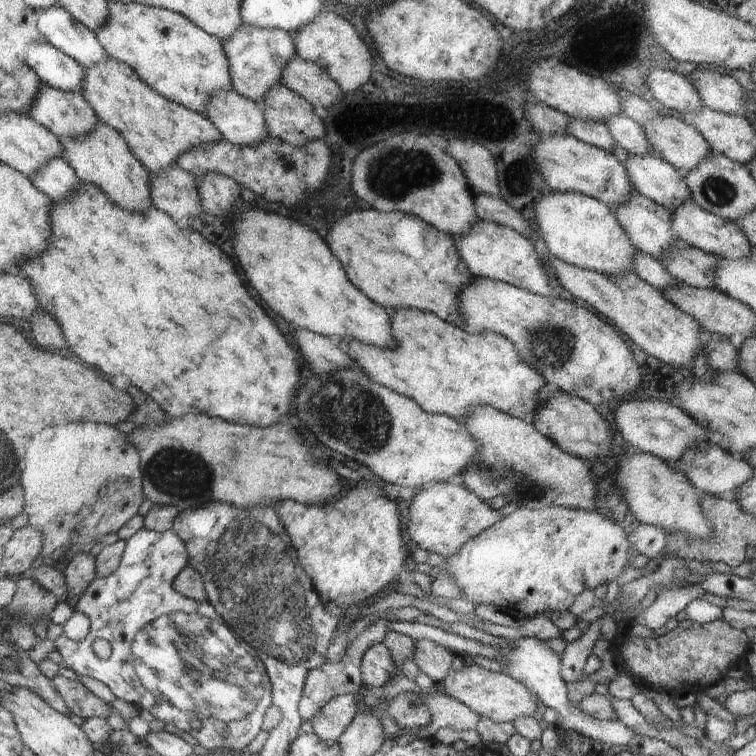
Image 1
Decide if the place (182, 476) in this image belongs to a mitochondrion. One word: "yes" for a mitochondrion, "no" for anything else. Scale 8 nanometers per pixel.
yes

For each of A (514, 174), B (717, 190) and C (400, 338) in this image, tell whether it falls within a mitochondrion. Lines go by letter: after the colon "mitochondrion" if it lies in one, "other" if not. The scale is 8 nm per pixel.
A: other
B: mitochondrion
C: other

